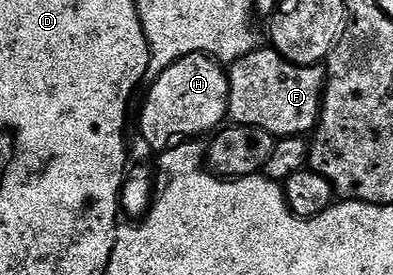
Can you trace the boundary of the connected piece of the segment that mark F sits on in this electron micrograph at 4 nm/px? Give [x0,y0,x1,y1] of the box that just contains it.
[229,48,326,139]

